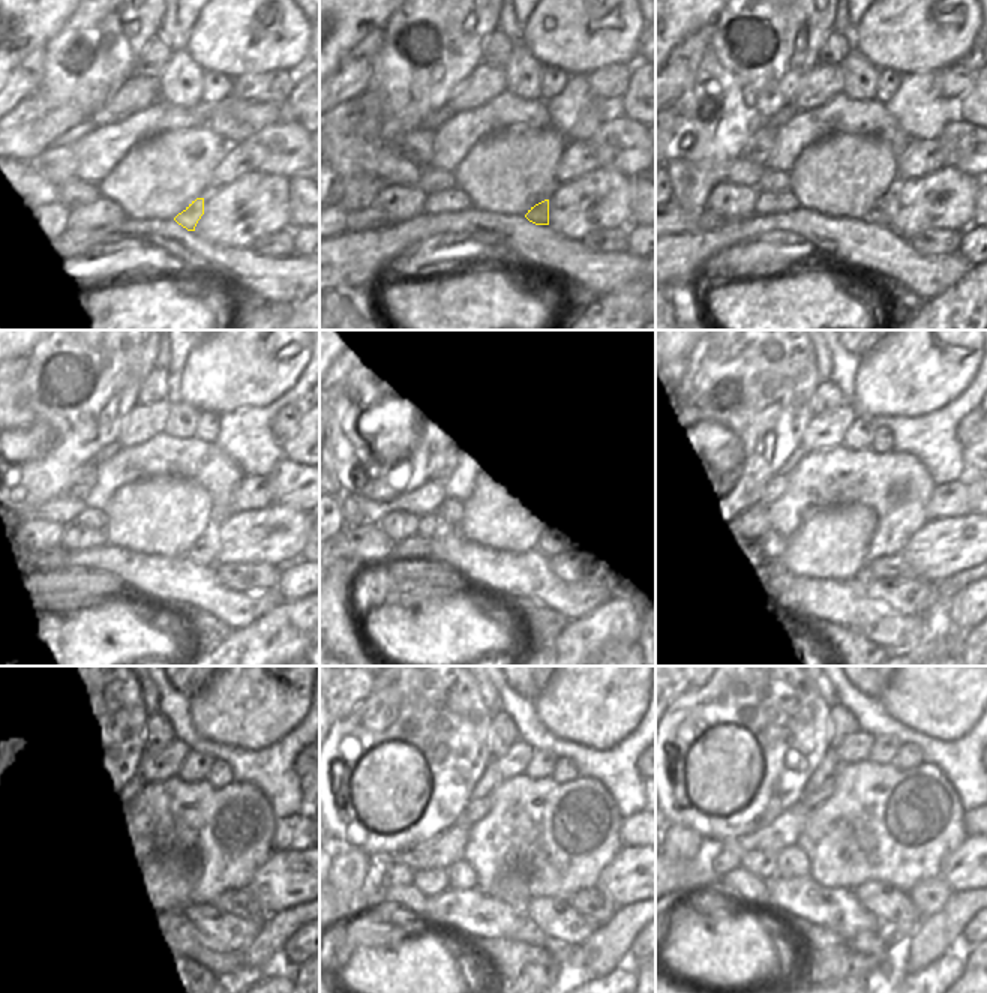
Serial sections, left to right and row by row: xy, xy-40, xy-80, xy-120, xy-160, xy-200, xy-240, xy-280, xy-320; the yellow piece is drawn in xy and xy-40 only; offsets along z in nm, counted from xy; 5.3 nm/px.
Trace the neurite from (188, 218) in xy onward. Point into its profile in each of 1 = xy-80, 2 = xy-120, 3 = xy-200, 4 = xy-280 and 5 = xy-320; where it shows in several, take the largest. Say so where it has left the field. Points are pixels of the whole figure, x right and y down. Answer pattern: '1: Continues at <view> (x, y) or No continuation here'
1: Continues at xy-80 (876, 215)
2: Continues at xy-120 (204, 551)
3: Continues at xy-200 (896, 564)
4: Continues at xy-280 (588, 902)
5: Continues at xy-320 (930, 896).

